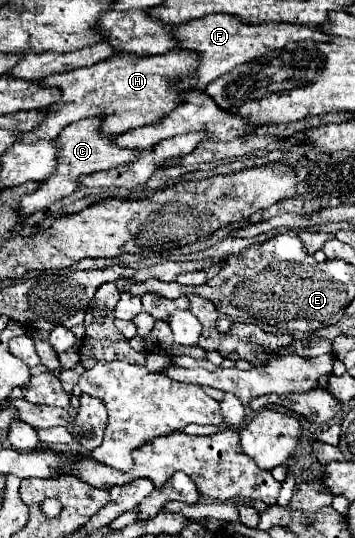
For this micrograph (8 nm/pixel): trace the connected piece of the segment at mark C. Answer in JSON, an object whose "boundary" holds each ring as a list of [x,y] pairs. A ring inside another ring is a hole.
{"boundary":[[[84,118],[80,122],[70,124],[68,128],[64,128],[60,132],[60,136],[56,138],[58,144],[58,154],[56,154],[56,172],[46,178],[44,182],[40,182],[40,188],[36,188],[36,192],[26,194],[20,198],[20,216],[32,216],[34,212],[46,208],[48,204],[70,196],[74,190],[78,190],[78,178],[82,174],[92,174],[92,172],[100,172],[100,170],[110,170],[116,168],[120,164],[128,164],[132,160],[138,158],[138,150],[126,150],[126,148],[118,148],[112,140],[112,136],[102,136],[98,132],[100,126],[100,118]]]}

